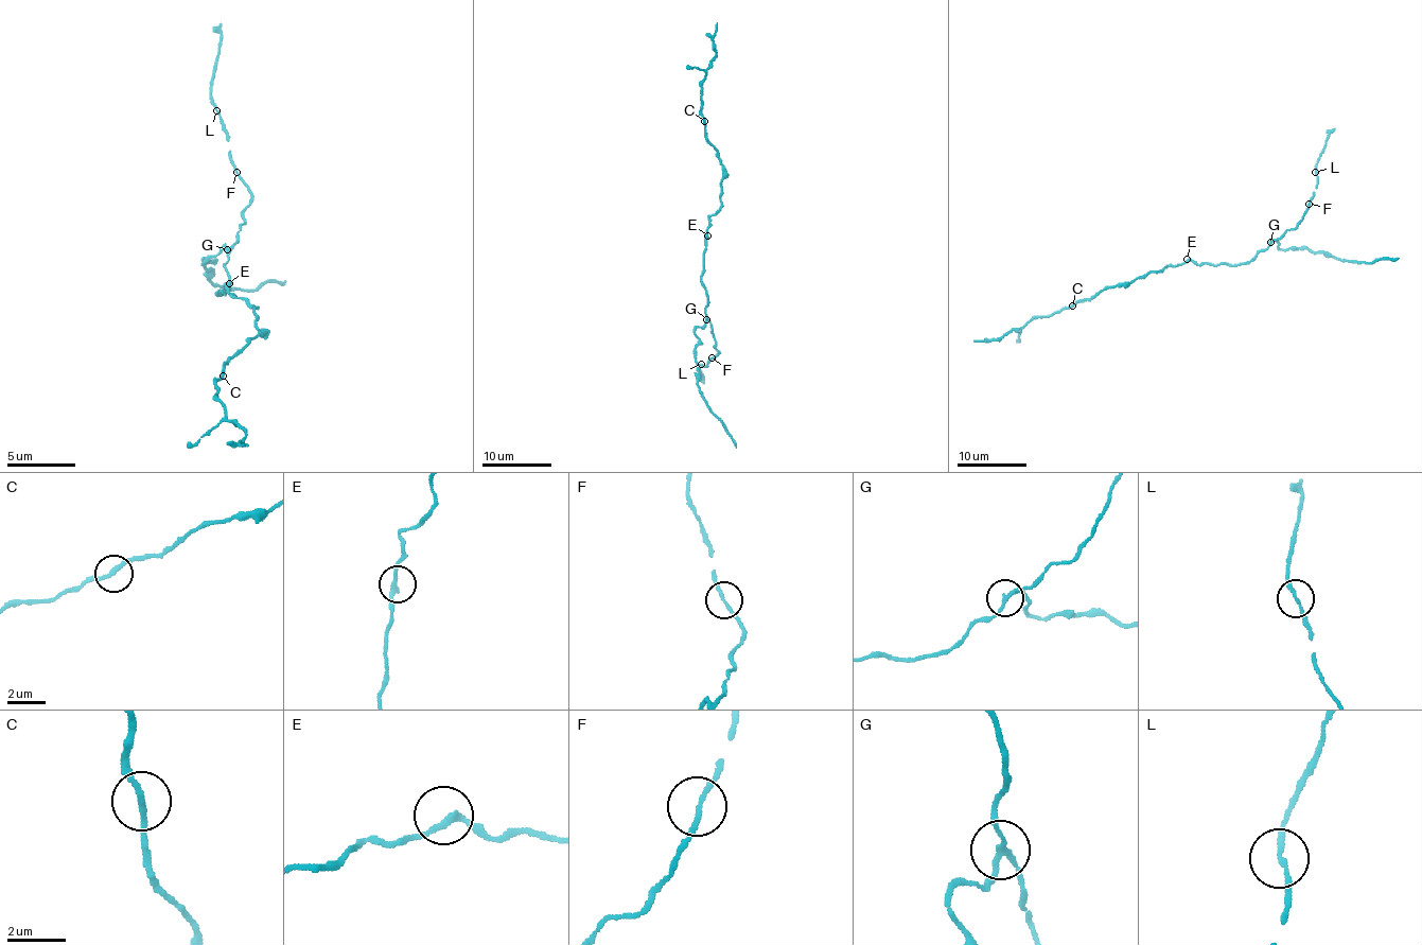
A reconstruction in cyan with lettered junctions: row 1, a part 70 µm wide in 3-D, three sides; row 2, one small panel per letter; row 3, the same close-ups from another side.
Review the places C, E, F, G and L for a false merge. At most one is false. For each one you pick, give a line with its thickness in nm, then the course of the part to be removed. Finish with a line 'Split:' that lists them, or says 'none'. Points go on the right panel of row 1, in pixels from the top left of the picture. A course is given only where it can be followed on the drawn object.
G: calibre 170 nm; course (1269, 242), (1275, 240), (1282, 249), (1310, 249), (1372, 263), (1398, 258)
Split: G

